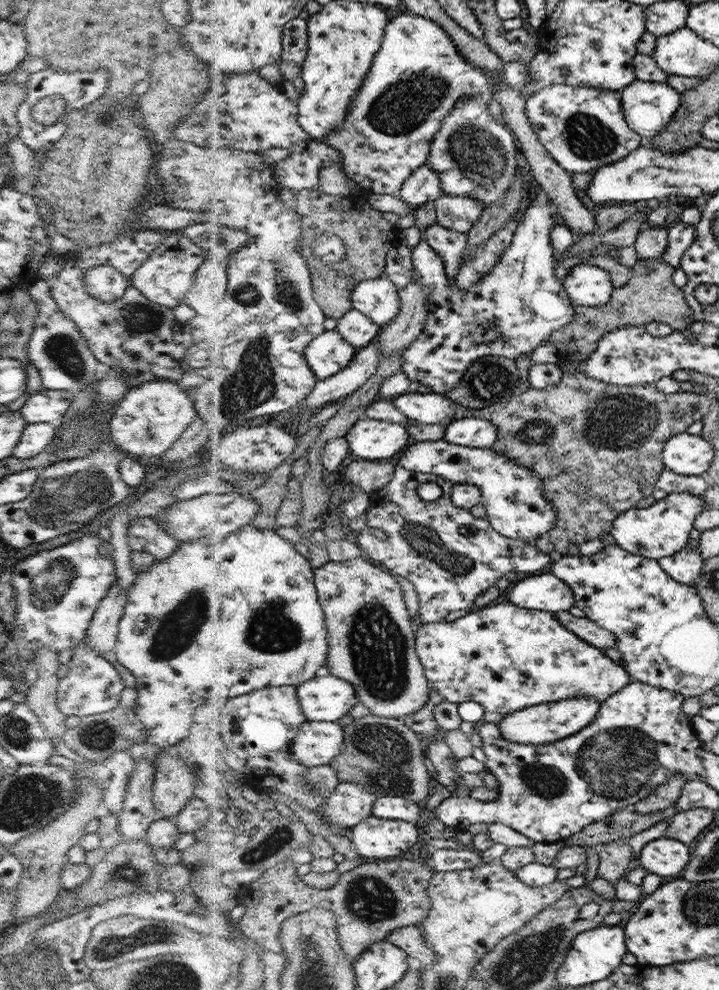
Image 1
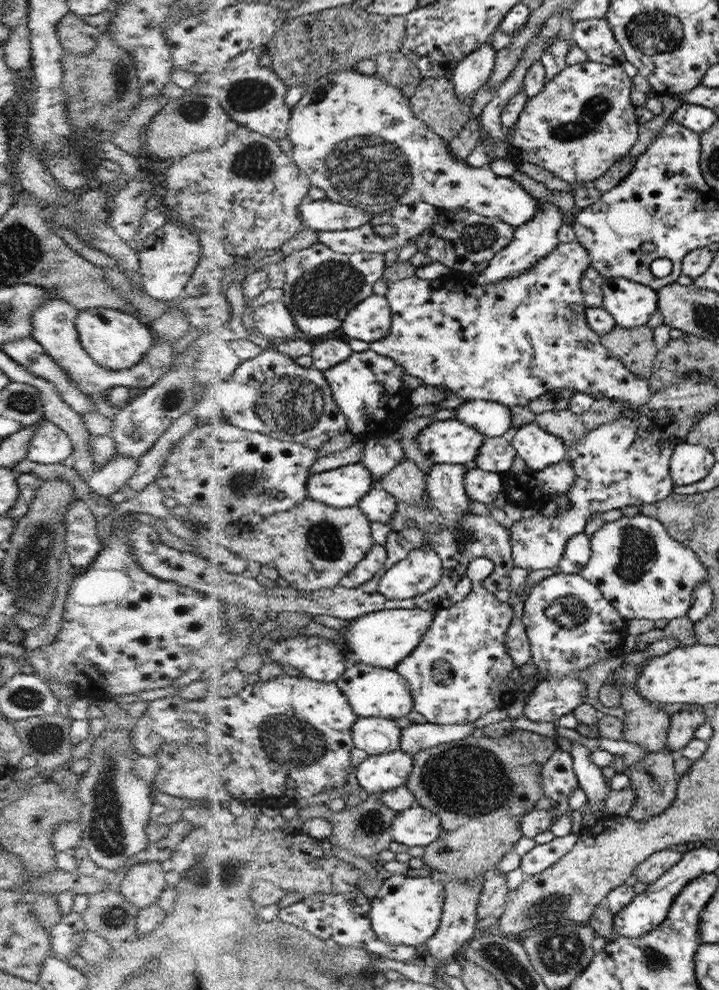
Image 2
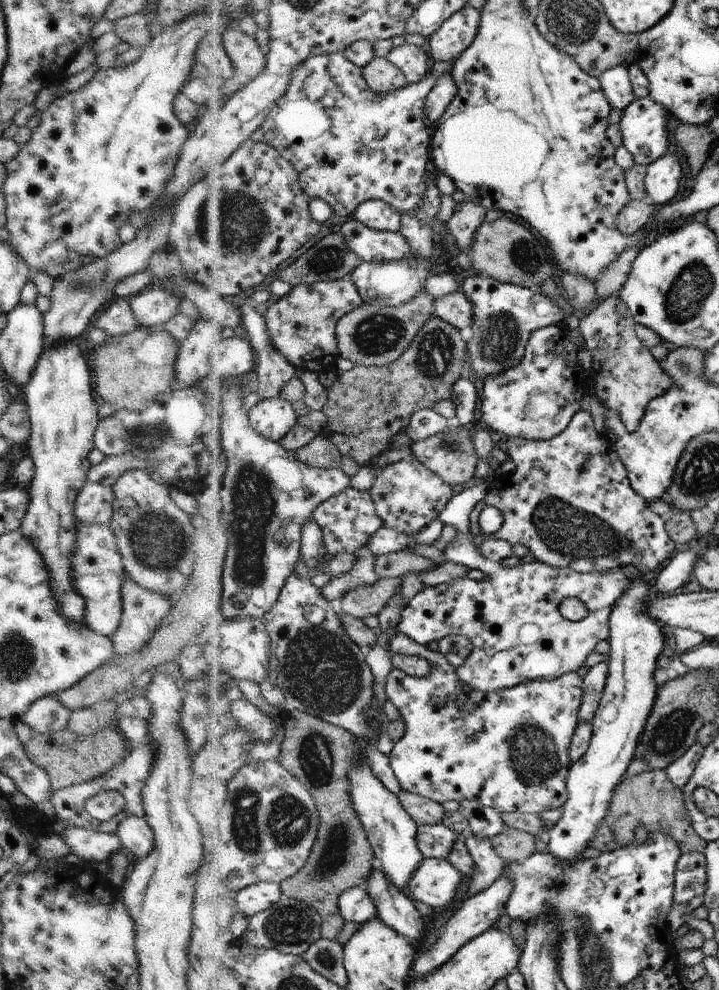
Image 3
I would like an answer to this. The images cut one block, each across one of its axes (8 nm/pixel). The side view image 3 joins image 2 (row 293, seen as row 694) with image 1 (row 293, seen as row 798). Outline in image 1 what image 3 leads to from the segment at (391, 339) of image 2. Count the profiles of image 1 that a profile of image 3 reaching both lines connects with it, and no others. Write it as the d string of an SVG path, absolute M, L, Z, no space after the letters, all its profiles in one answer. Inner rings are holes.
M544 194L538 198L532 198L530 206L526 208L524 217L519 222L520 226L513 227L512 243L495 264L495 268L492 268L473 290L460 290L456 280L449 279L442 255L434 250L427 240L421 241L414 250L414 258L417 262L415 280L422 281L431 292L430 317L427 319L422 336L418 337L416 342L405 351L402 370L406 371L413 381L418 380L426 386L431 386L433 392L446 394L458 386L465 370L477 358L486 355L504 355L516 362L520 354L529 356L537 346L546 344L554 330L570 322L575 312L573 302L563 283L560 283L554 275L555 251L550 234L556 218L550 200Z

